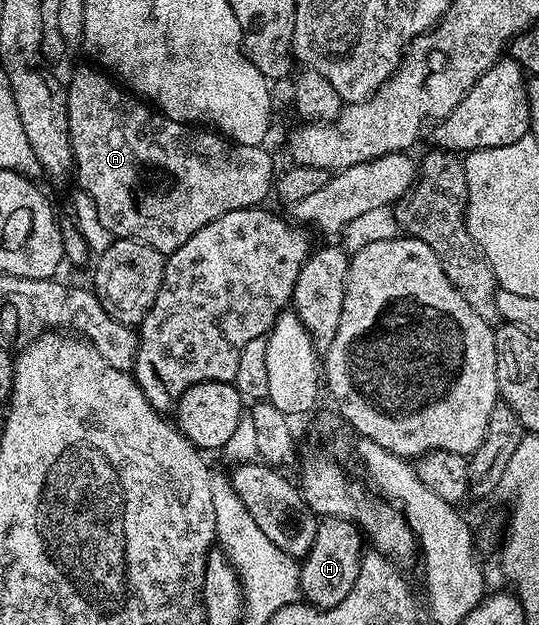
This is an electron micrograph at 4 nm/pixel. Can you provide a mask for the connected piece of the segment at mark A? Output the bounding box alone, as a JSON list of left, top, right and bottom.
[67,69,277,256]

